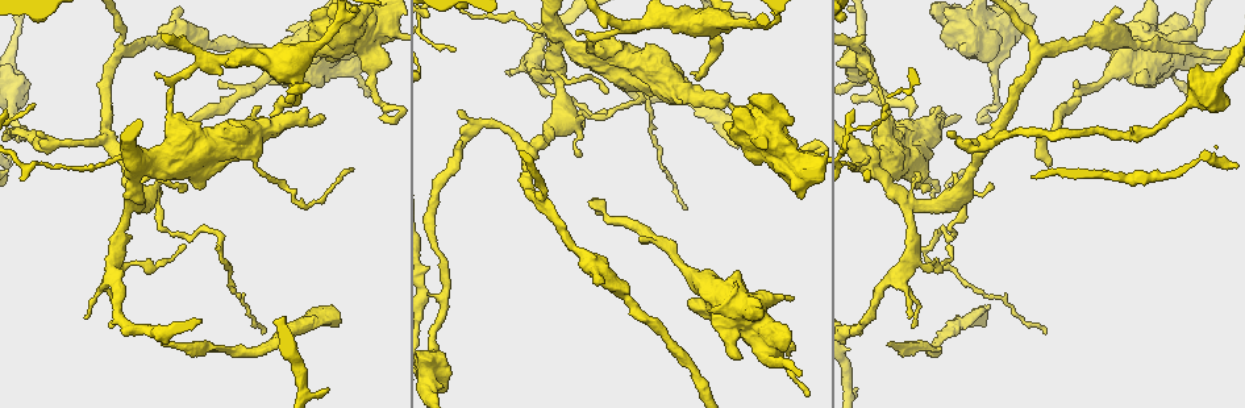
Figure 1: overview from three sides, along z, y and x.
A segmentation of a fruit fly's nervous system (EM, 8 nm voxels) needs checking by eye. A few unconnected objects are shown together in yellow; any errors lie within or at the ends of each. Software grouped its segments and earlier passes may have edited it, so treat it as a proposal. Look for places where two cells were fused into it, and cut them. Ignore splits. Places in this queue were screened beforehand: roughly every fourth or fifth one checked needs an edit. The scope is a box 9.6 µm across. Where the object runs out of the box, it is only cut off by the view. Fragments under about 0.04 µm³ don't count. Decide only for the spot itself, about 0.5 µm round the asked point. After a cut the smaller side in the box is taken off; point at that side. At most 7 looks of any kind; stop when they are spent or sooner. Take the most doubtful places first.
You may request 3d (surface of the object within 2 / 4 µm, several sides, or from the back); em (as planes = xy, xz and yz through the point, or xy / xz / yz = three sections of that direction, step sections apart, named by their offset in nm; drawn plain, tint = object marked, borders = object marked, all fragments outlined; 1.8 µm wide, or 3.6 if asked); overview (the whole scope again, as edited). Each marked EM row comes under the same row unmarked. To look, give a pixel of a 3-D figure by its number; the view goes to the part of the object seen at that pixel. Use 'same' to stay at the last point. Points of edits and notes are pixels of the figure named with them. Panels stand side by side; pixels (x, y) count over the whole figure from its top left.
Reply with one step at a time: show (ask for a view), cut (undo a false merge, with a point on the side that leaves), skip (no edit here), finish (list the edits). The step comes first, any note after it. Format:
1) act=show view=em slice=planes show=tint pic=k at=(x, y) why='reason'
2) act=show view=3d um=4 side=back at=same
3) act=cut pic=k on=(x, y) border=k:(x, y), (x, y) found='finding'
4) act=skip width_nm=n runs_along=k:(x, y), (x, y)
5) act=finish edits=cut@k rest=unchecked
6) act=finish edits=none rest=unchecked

act=show view=3d um=4 pic=1 at=(674, 68) why='thick turns thin'

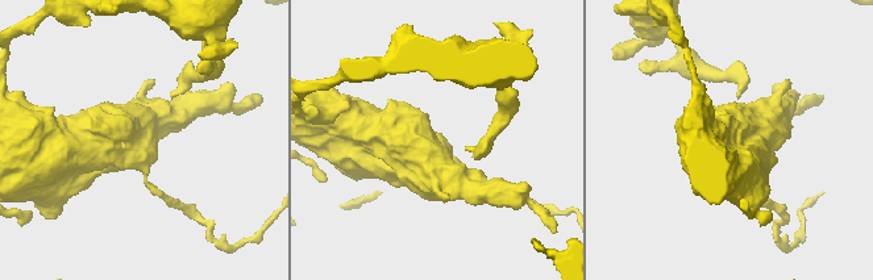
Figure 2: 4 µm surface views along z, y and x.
act=show view=em um=3.6 slice=yz step=16 show=tint pic=2 at=(133, 156) why='shape alone is not enough'

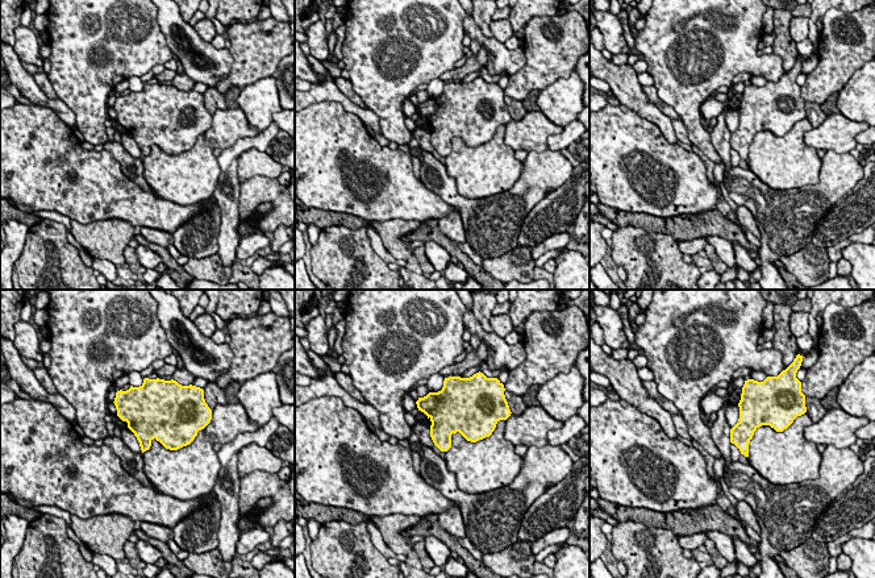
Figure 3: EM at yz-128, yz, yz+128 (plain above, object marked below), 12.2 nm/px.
act=show view=em um=3.6 slice=planes show=tint at=same why='cut it another way'

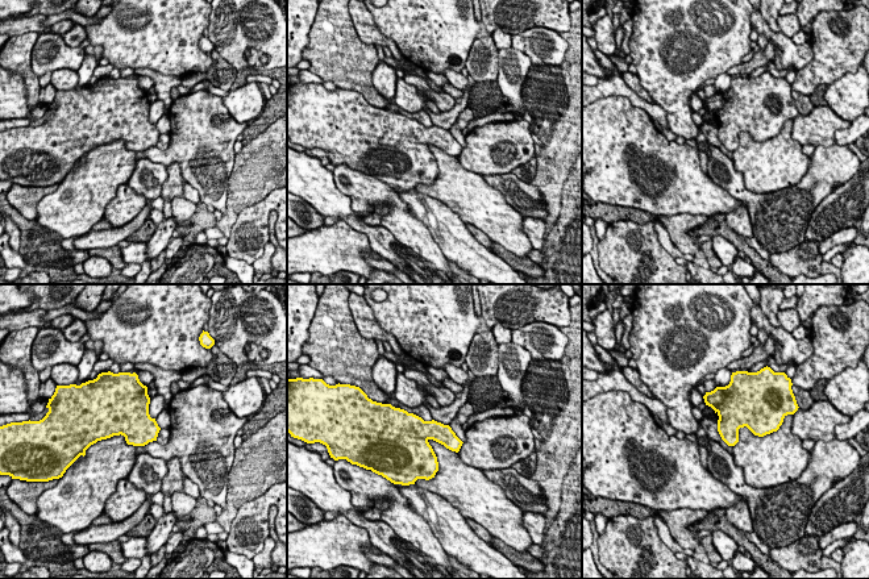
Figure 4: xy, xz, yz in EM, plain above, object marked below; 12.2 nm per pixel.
act=skip found='continuous, no second cell'

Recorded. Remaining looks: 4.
act=show view=3d um=4 pic=1 at=(290, 68) why='four arms meet'

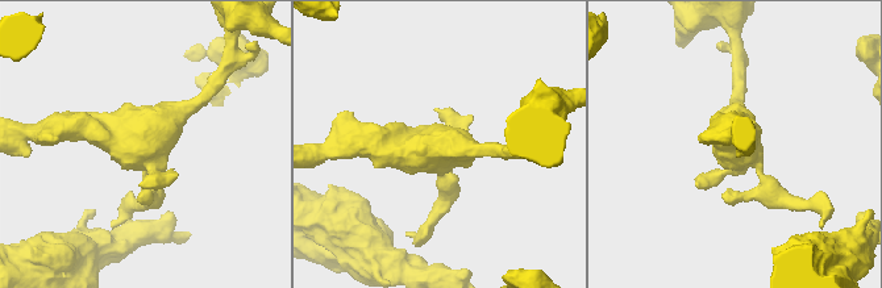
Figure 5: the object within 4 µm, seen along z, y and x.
act=show view=em um=3.6 slice=yz step=8 show=tint pic=5 at=(144, 150) arms=4 why='now the EM'

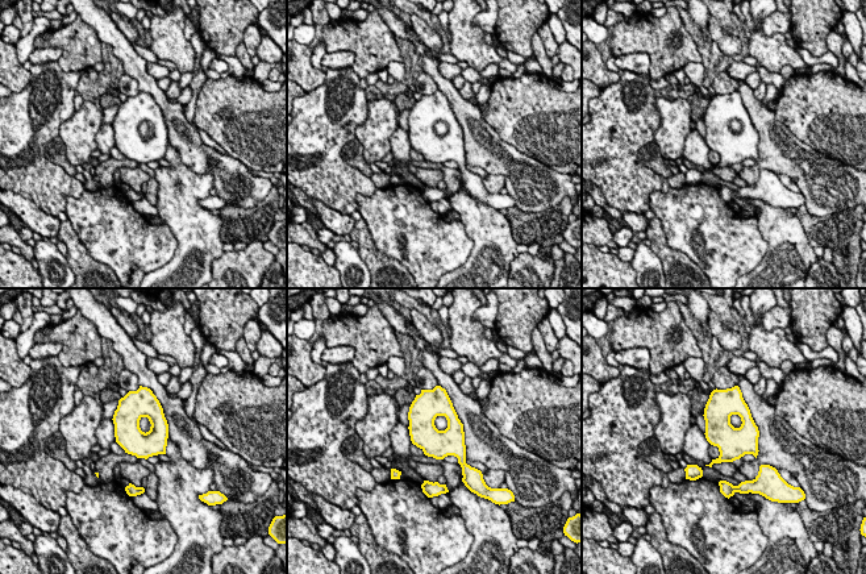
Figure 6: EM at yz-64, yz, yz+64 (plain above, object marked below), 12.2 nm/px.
act=skip found='one cell here'

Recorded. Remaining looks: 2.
act=show view=em slice=xz step=8 show=tint pic=1 at=(139, 165) why='four-way junction'

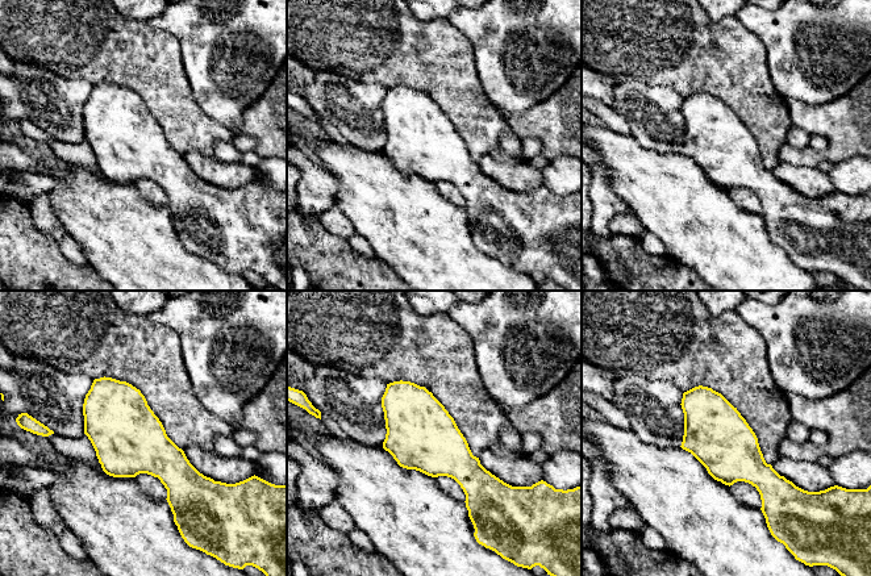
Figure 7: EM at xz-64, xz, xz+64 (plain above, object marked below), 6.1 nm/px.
act=show view=em slice=yz step=8 show=tint at=same

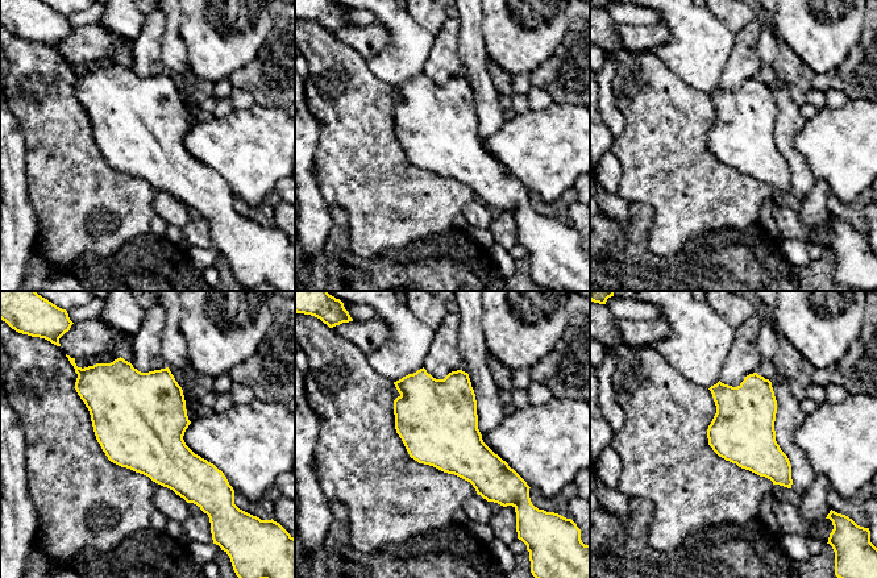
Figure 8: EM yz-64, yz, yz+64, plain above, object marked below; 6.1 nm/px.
act=skip found='all the same cell'

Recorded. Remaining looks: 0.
act=finish edits=none rest=unchecked

